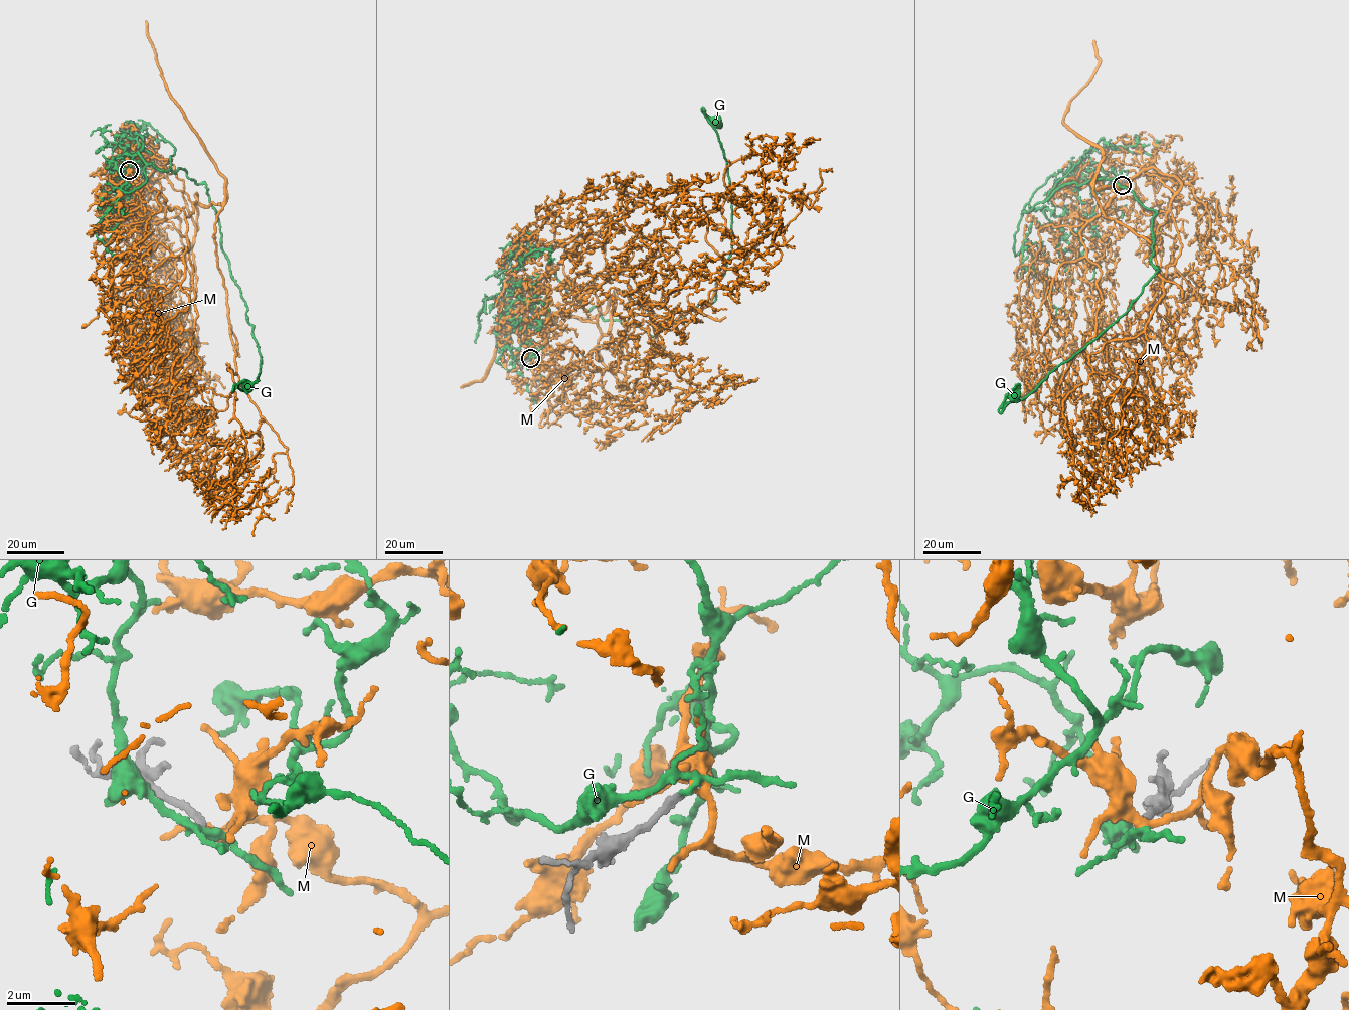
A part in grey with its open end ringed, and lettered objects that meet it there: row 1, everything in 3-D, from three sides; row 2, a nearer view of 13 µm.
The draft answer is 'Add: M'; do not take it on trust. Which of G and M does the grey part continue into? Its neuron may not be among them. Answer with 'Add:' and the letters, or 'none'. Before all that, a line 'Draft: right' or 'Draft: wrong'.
Draft: right
Add: M

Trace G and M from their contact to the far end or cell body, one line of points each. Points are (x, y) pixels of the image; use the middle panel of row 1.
G: (530, 358), (496, 343), (523, 248), (584, 309), (653, 336), (715, 300), (733, 239), (705, 115), (716, 122)
M: (530, 358), (622, 382), (599, 351), (618, 289), (674, 320), (708, 305), (725, 168), (768, 149), (768, 188)

